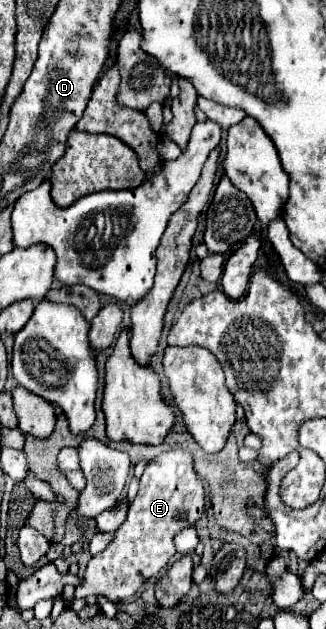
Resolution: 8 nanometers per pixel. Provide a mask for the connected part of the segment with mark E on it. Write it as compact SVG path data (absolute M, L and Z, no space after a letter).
M182 449L160 453L146 465L138 495L126 521L116 531L112 543L94 555L84 573L84 583L76 587L74 597L104 595L110 601L128 601L150 577L156 577L176 555L174 535L194 525L204 513L204 483L198 479L190 453Z

